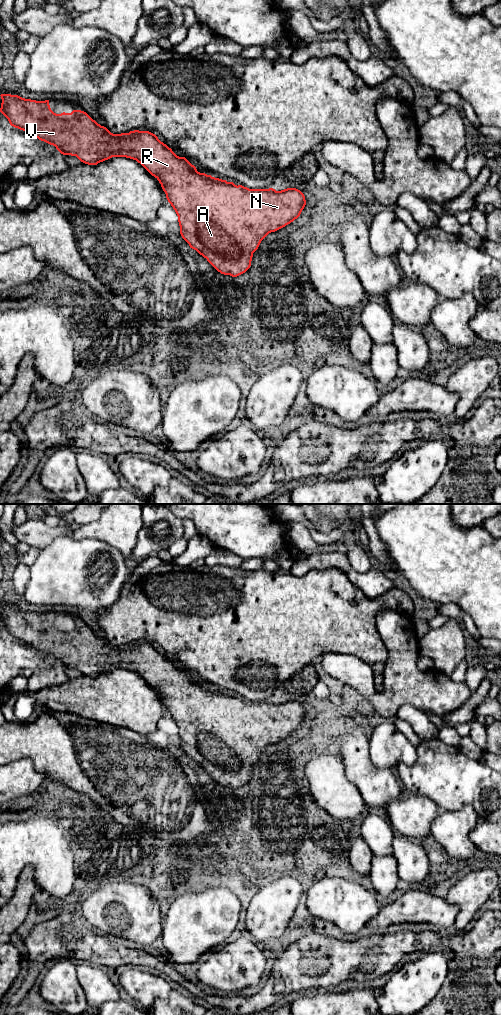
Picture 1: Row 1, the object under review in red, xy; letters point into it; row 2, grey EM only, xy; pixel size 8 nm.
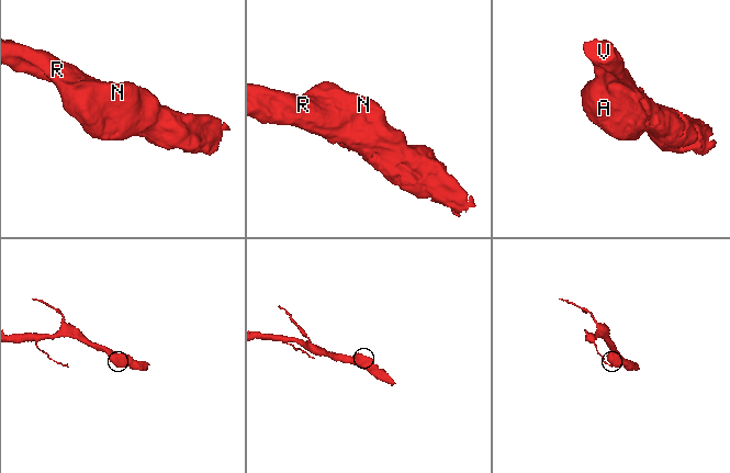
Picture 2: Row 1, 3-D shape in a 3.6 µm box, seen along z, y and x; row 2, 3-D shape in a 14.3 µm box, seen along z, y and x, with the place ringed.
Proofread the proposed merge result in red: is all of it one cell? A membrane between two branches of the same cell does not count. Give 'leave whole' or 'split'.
leave whole

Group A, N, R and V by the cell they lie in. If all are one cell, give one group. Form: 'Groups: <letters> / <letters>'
Groups: A N R V

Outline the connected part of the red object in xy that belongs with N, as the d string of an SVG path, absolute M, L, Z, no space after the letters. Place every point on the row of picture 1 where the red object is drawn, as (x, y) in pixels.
M1 94L0 96L2 99L0 112L8 119L11 126L55 146L63 155L76 156L81 162L88 165L97 165L112 157L126 157L140 163L161 184L168 202L178 216L182 238L190 248L206 258L221 274L237 277L245 273L250 268L253 253L258 249L261 241L269 233L275 232L297 219L306 205L304 194L296 188L287 188L281 191L273 188L249 189L200 173L185 157L177 156L171 148L149 131L134 130L129 133L113 134L84 111L73 110L71 113L56 114L51 110L49 100L36 101L11 94Z

